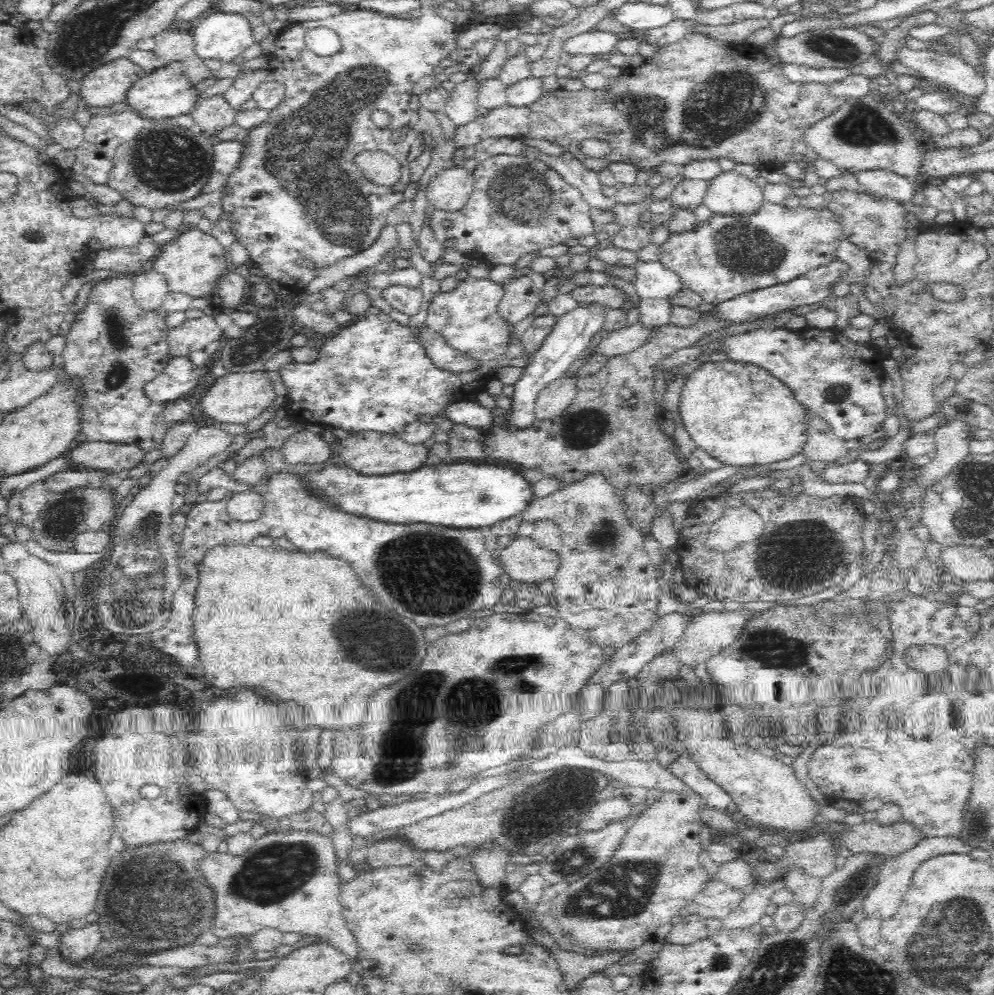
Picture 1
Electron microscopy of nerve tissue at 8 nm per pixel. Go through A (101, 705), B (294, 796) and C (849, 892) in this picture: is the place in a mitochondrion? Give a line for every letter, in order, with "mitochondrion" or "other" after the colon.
A: other
B: other
C: mitochondrion

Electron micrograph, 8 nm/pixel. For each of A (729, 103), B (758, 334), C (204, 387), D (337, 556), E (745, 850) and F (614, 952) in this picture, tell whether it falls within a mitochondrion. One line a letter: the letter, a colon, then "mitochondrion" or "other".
A: mitochondrion
B: other
C: other
D: other
E: other
F: other

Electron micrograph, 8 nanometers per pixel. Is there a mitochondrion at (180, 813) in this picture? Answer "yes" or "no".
no

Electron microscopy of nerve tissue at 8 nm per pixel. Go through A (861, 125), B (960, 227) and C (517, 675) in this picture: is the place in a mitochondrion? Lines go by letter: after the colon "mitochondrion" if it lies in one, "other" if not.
A: mitochondrion
B: other
C: mitochondrion

